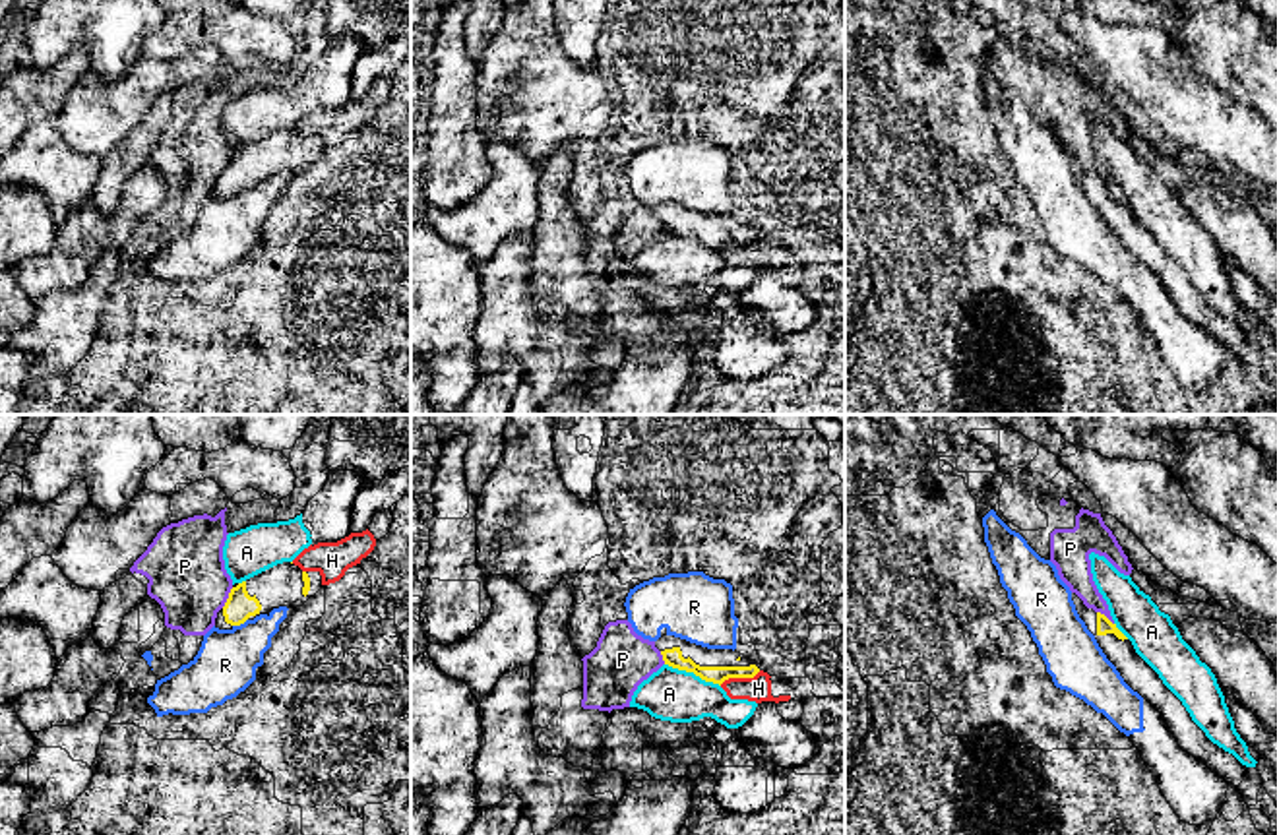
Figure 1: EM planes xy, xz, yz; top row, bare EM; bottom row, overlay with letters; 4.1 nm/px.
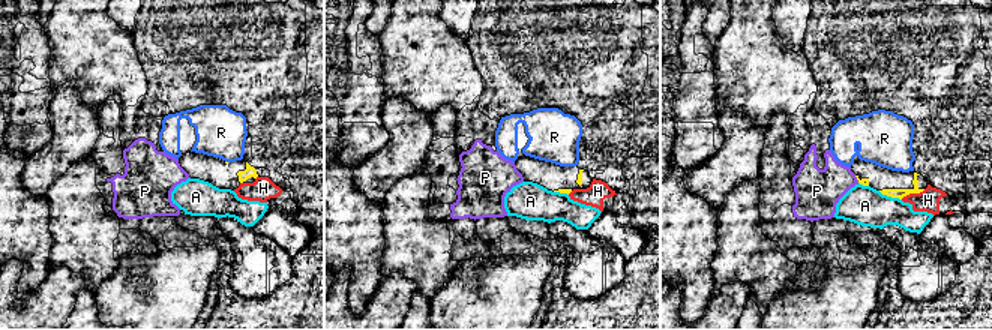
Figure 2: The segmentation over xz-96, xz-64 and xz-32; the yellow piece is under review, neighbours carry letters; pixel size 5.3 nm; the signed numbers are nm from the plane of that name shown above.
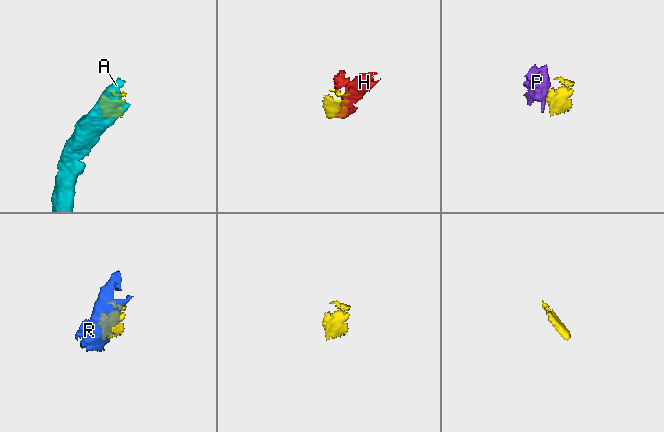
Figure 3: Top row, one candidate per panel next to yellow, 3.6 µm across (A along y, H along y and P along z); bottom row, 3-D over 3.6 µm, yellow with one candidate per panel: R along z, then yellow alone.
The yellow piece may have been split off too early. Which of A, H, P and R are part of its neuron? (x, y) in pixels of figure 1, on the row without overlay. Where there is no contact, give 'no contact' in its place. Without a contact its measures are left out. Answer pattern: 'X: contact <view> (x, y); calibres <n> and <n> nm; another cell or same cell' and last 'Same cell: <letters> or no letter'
A: contact xz (692, 237); calibres 80 and 220 nm; another cell
H: contact xz (739, 243); calibres 80 and 110 nm; another cell
P: contact xy (229, 163); calibres 120 and 320 nm; another cell
R: contact xy (239, 190); calibres 120 and 260 nm; another cell
Same cell: no letter

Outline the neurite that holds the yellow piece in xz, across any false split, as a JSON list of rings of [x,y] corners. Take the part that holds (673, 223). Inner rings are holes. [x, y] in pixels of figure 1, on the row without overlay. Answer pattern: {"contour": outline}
{"contour": [[[674,201],[659,203],[655,213],[665,231],[719,252],[729,244],[754,244],[760,238],[748,223],[732,215],[707,215]]]}

